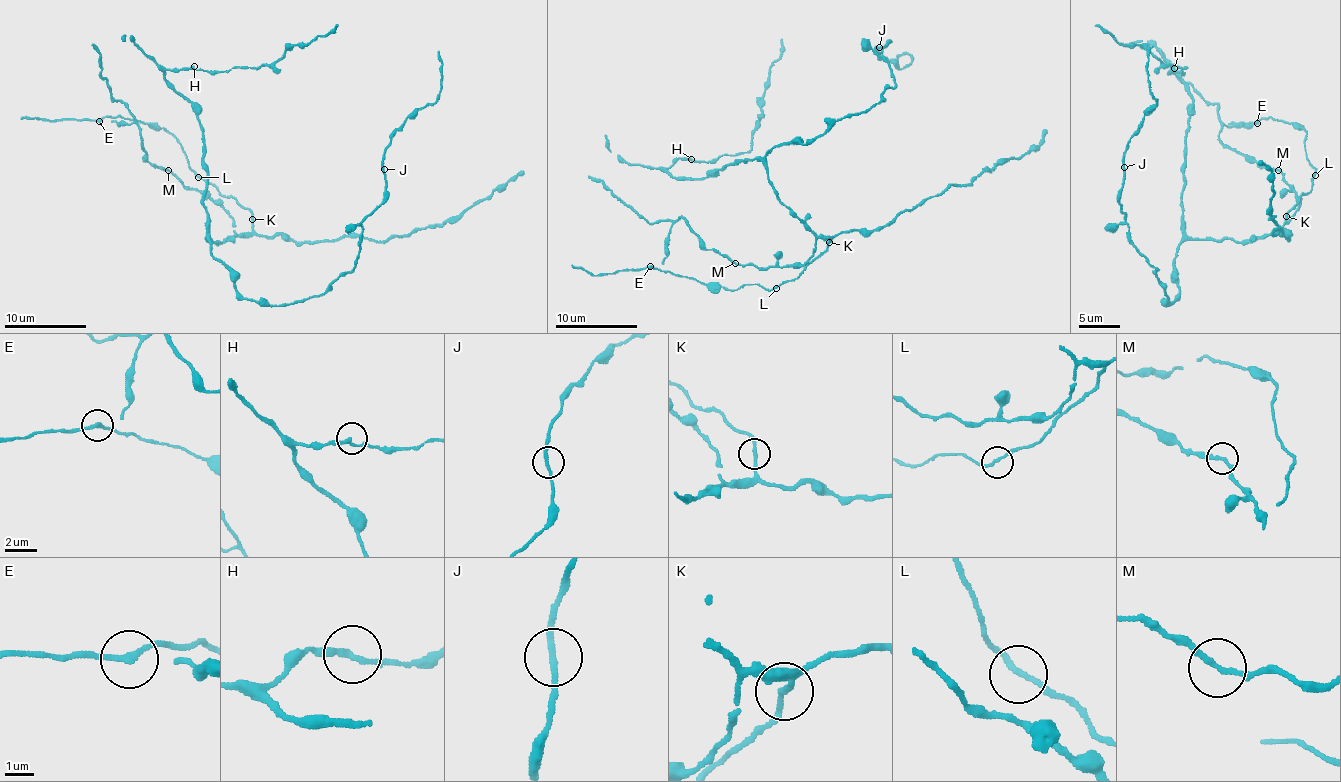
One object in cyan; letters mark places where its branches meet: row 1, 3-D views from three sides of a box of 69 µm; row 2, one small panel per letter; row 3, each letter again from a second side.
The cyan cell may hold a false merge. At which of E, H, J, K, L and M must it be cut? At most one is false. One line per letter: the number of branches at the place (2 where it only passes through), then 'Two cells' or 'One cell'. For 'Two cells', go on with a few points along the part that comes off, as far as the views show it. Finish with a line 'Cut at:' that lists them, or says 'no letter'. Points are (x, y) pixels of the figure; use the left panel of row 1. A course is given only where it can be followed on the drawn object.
E: Branches: 2. One cell
H: Branches: 2. One cell
J: Branches: 2. One cell
K: Branches: 2. One cell
L: Branches: 2. One cell
M: Branches: 2. One cell
Cut at: no letter

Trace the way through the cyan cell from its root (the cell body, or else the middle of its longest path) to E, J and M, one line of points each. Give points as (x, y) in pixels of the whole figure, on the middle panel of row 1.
E: (771, 150), (765, 159), (774, 194), (816, 235), (829, 236), (826, 251), (770, 290), (711, 287), (650, 266)
J: (771, 150), (807, 143), (837, 120), (875, 107), (896, 85), (878, 56), (888, 42), (879, 47)
M: (771, 150), (765, 157), (768, 181), (777, 198), (815, 237), (814, 250), (801, 265), (755, 267), (735, 263)

